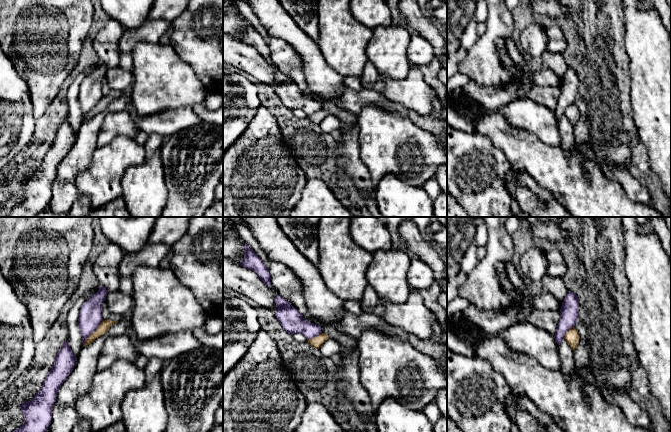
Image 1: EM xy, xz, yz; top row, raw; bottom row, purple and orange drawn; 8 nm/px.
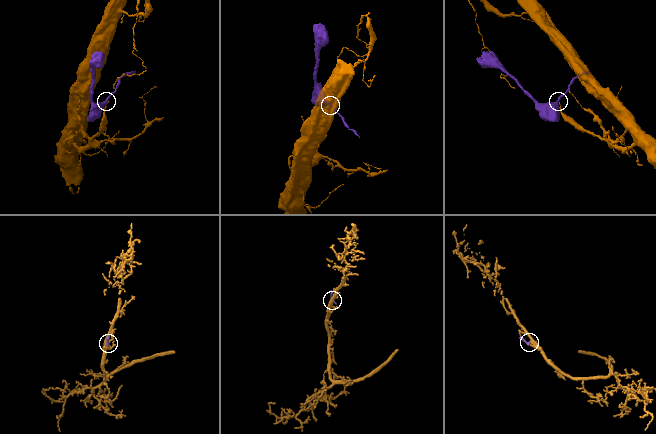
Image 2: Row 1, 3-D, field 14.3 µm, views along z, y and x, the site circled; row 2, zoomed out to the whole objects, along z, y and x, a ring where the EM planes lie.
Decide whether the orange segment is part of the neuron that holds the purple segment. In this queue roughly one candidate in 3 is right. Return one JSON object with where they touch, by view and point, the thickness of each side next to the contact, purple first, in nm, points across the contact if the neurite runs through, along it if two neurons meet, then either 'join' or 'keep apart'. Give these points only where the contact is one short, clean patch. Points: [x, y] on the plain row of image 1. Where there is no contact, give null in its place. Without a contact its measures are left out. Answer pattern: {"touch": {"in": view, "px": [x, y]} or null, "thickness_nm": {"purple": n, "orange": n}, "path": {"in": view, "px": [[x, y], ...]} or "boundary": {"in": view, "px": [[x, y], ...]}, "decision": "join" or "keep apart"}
{"touch": {"in": "xy", "px": [92, 108]}, "thickness_nm": {"purple": 190, "orange": 80}, "boundary": {"in": "xy", "px": [[103, 96], [83, 121]]}, "decision": "keep apart"}

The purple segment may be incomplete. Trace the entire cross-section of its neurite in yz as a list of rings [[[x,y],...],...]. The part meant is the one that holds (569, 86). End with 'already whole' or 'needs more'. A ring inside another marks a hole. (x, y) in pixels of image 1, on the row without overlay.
[[[568,67],[560,85],[560,97],[554,114],[559,121],[565,115],[565,110],[576,100],[579,89],[579,75],[576,70]]]; already whole

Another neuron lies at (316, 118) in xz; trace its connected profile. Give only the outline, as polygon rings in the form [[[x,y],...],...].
[[[321,109],[320,111],[307,117],[312,123],[319,125],[327,115],[329,115],[328,111],[325,109]]]

